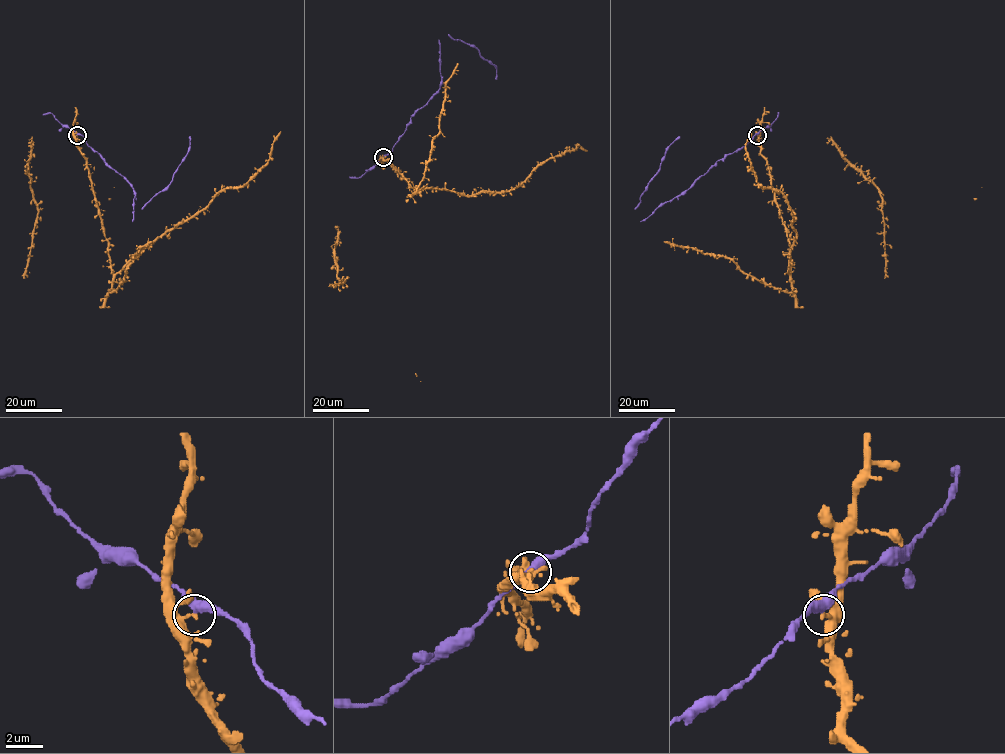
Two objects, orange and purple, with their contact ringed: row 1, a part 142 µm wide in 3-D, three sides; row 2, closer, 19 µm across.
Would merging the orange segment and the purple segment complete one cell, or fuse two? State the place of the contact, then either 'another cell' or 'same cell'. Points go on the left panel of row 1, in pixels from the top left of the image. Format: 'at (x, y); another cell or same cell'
at (77, 135); another cell

